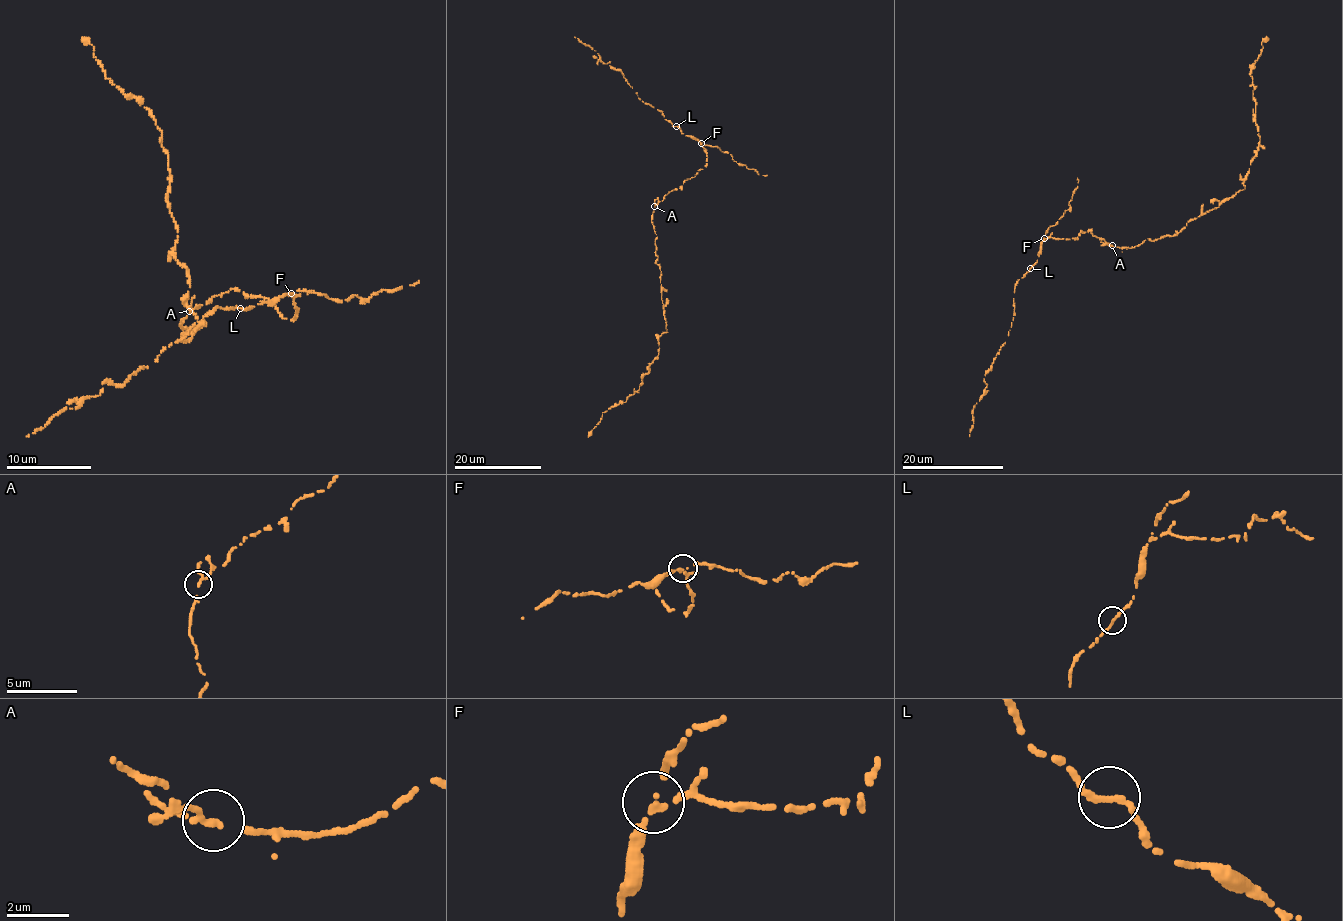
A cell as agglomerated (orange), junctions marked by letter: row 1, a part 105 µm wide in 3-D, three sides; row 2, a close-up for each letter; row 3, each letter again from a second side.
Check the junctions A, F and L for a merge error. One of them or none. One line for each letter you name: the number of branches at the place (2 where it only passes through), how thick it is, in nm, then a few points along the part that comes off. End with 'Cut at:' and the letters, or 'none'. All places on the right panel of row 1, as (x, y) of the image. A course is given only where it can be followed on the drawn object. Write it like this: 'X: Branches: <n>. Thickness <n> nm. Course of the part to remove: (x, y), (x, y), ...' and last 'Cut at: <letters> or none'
Cut at: none

